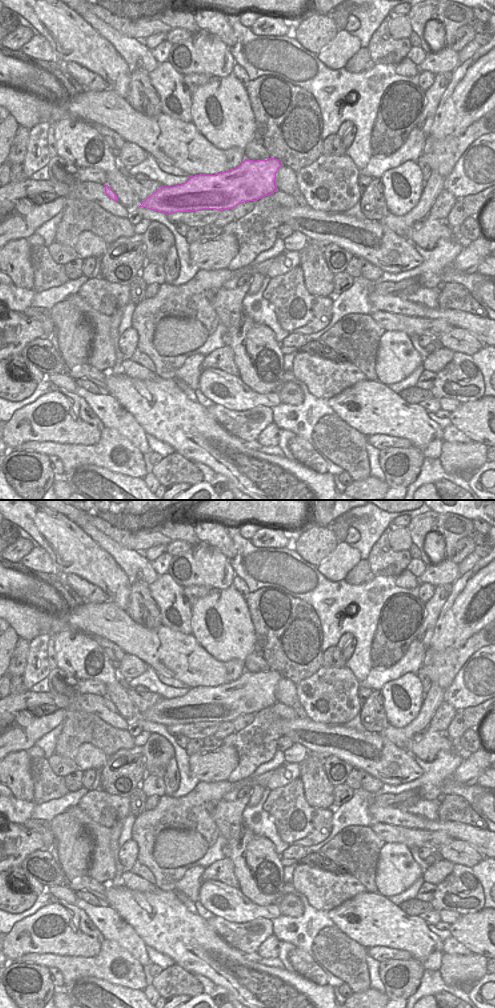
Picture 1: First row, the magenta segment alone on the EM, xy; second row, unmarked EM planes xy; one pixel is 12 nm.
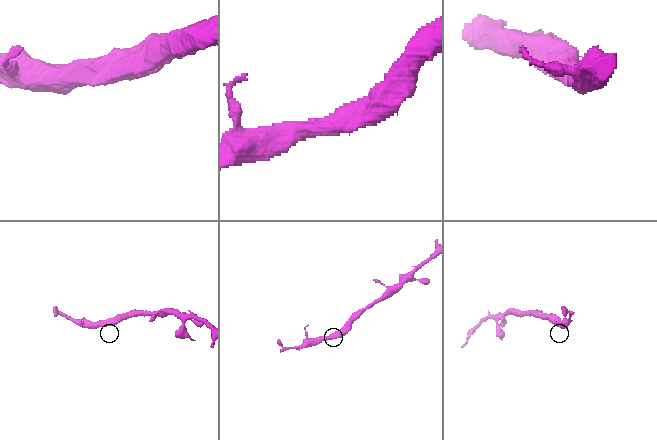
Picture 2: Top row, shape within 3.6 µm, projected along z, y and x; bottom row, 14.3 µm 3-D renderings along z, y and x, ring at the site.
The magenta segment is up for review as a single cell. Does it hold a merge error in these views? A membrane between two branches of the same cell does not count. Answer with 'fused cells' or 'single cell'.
single cell

